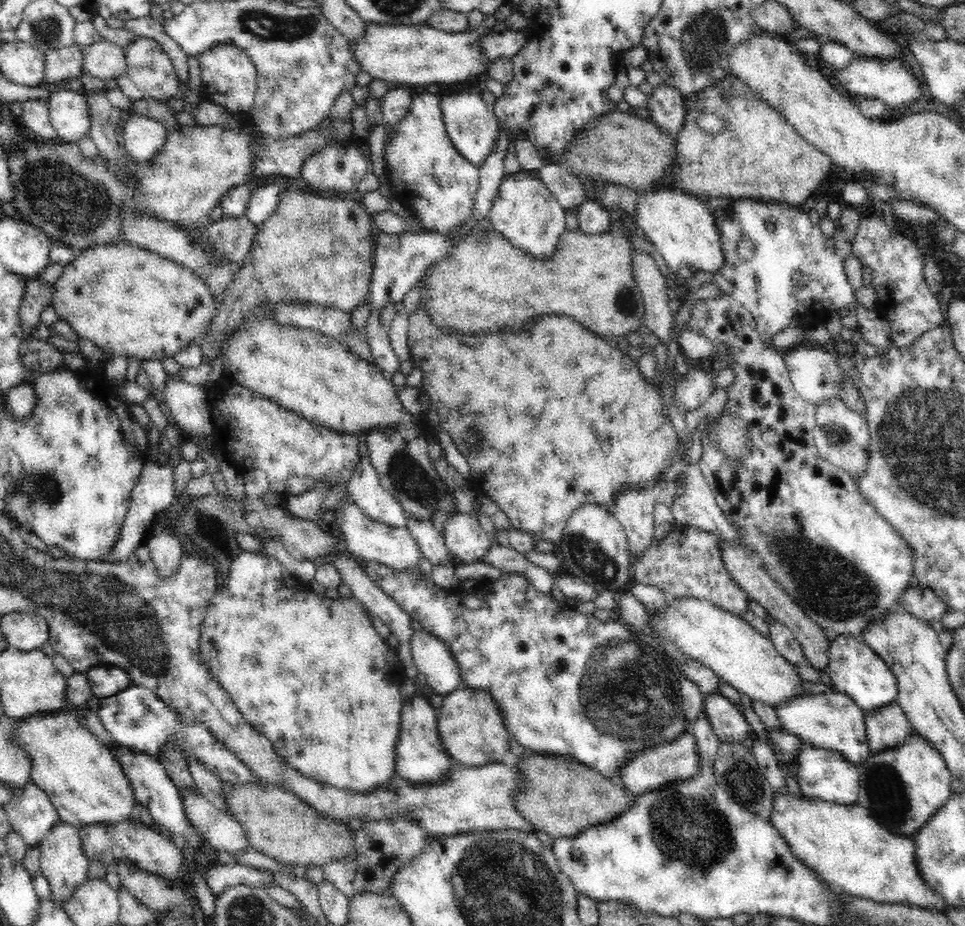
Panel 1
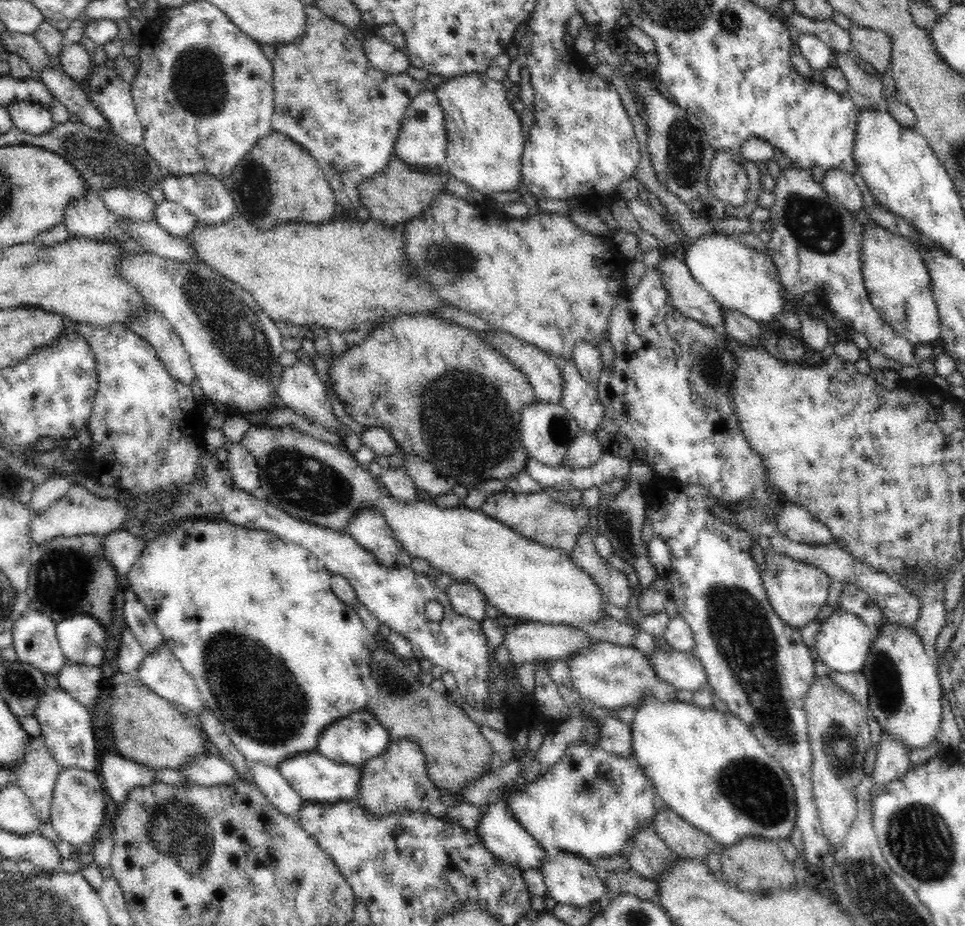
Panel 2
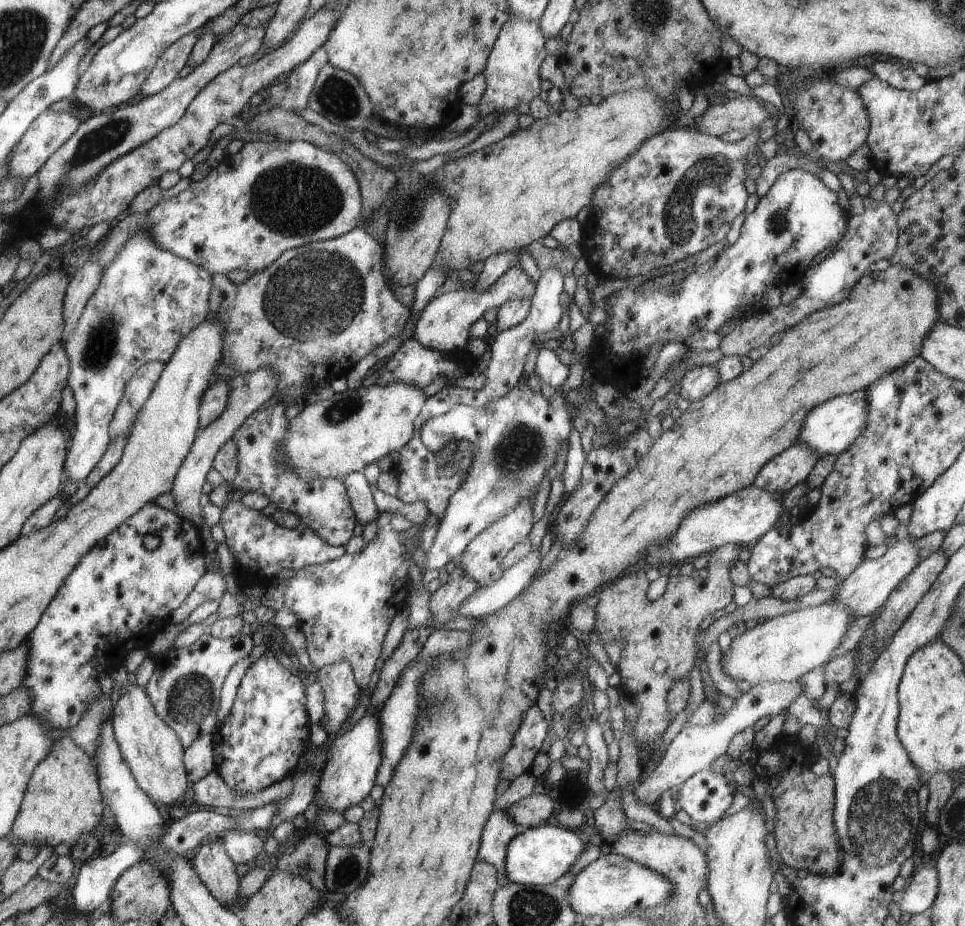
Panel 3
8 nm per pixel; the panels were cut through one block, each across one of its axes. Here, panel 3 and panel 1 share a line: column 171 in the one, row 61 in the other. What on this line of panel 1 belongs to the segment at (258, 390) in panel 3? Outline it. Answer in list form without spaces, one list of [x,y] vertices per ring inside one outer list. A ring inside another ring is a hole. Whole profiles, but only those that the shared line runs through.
[[[511,29],[499,33],[491,32],[484,36],[482,46],[486,50],[490,62],[494,62],[498,58],[512,60],[526,45],[529,35],[530,32],[522,33]]]

